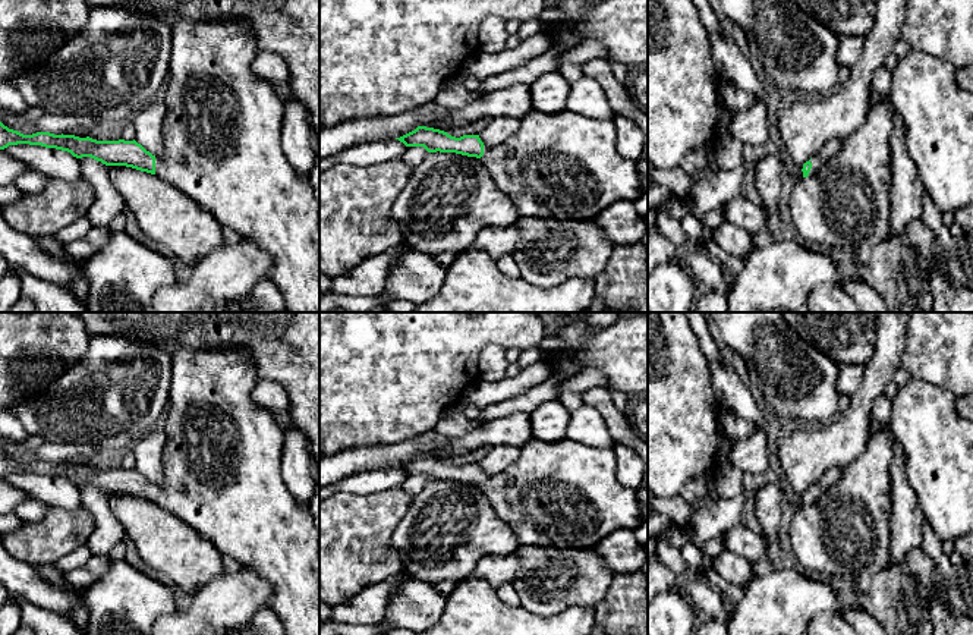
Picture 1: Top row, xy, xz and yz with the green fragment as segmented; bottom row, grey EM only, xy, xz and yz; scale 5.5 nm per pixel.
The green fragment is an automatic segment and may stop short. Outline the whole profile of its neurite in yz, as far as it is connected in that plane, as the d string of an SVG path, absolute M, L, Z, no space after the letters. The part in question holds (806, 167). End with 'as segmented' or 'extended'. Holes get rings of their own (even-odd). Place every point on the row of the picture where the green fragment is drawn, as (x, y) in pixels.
M832 136L824 142L819 151L803 164L803 177L813 176L825 166L832 157L835 157L844 144L844 136Z | extended

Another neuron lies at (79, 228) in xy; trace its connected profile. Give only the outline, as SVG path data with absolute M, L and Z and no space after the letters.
M82 216L72 224L63 227L59 230L54 238L62 243L70 243L82 236L85 236L91 230L92 224L88 219L88 216Z

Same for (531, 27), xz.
M533 18L533 19L528 19L528 21L520 22L517 35L522 40L525 40L525 38L529 38L529 37L541 32L541 31L544 31L541 19Z

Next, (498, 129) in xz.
M498 116L489 119L479 138L485 147L495 147L511 136L520 126L520 119L513 116Z

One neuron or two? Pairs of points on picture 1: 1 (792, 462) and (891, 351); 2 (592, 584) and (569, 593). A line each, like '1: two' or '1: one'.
1: one
2: one

